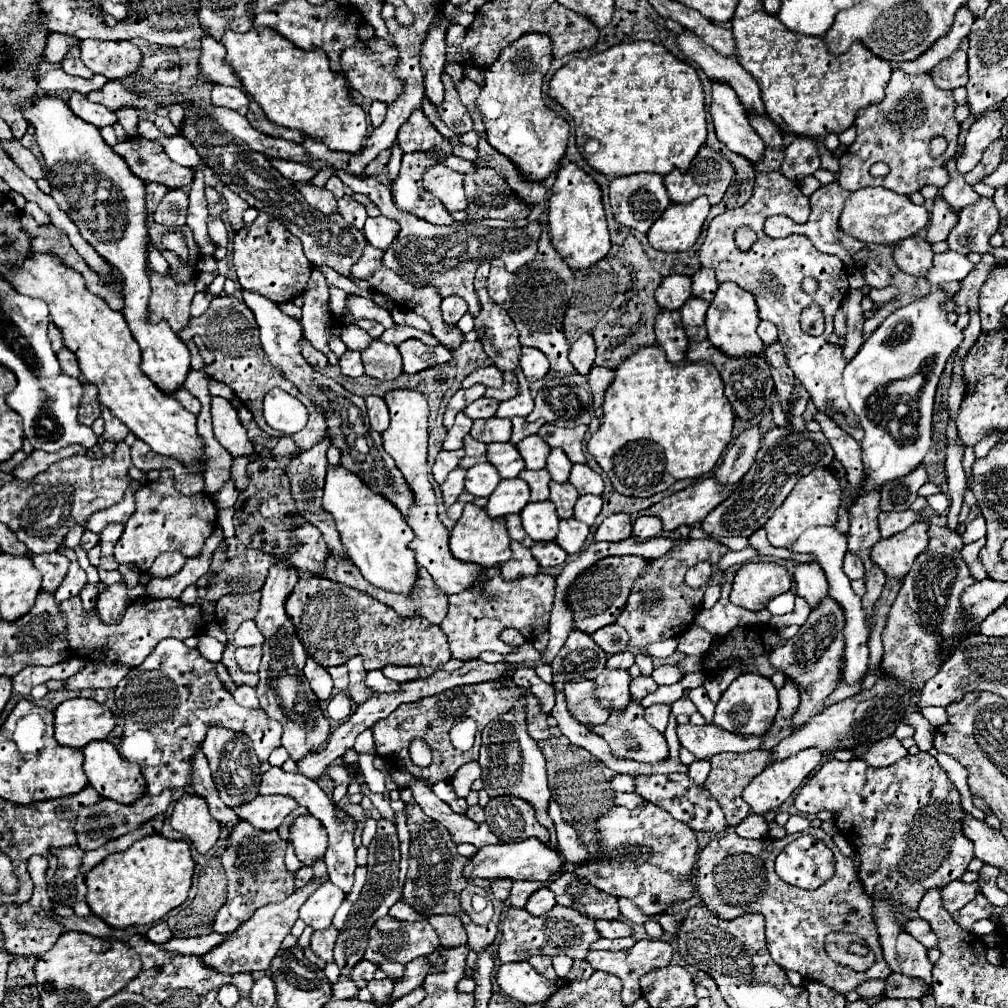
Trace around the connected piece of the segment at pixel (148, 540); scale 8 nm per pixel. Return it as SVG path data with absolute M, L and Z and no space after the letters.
M163 470L157 482L145 482L135 492L135 512L127 520L125 532L115 544L115 560L119 564L135 564L141 572L147 572L161 552L177 550L187 558L197 556L197 552L201 552L201 544L215 528L215 518L217 508L209 496L177 494L173 488L173 476Z

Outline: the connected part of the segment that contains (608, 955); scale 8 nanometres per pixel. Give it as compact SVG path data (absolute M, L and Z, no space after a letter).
M639 940L633 948L621 952L589 952L585 958L595 970L615 974L623 982L623 1002L629 1006L641 996L639 978L653 968L667 966L671 962L673 948L665 940Z

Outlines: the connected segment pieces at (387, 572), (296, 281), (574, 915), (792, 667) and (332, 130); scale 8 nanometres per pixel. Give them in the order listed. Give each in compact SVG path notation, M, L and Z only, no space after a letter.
M331 466L327 470L323 508L333 514L341 542L347 548L347 556L361 570L363 578L381 590L409 596L417 582L415 552L409 548L415 534L401 512L397 512L393 504L385 502L383 496L369 492L361 480L339 466Z
M259 212L251 226L241 228L233 238L233 264L243 290L257 292L271 302L289 302L307 286L313 264L305 260L301 242L285 230L283 224L277 224L269 214Z
M555 906L543 916L533 916L525 908L509 908L501 922L501 942L497 956L501 962L523 962L535 954L565 954L573 960L583 960L591 944L599 938L601 934L595 928L595 920L581 916L581 912L573 912L571 908Z
M827 598L817 612L811 612L807 622L799 628L799 632L793 636L793 640L785 640L785 644L777 646L769 654L769 662L781 670L787 678L791 678L799 688L801 704L795 710L795 714L789 718L793 724L793 730L799 730L807 720L811 720L815 714L825 710L827 696L839 686L841 680L841 660L845 652L845 612L841 604L833 598Z
M271 28L245 34L225 32L227 62L239 74L245 92L263 108L265 116L279 126L299 130L303 136L321 140L329 150L357 154L367 136L367 116L349 94L347 78L333 72L323 50L301 50Z

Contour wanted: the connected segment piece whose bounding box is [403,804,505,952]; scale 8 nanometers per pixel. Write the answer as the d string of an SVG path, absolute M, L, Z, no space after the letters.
M407 804L405 816L407 816L407 828L411 832L411 846L409 846L409 870L407 870L405 888L403 888L403 902L417 908L417 912L421 912L425 916L457 914L461 918L467 934L469 934L469 948L475 952L487 950L497 936L499 920L501 920L505 902L501 902L493 896L491 892L492 881L481 878L477 884L481 884L487 890L487 895L494 905L495 916L493 916L489 926L473 924L471 918L465 912L461 912L461 904L459 904L459 892L469 884L469 878L463 876L463 870L465 870L469 858L465 858L457 852L453 838L451 838L451 832L447 832L435 820L429 820L429 816L425 816L425 812L419 808L419 804Z

